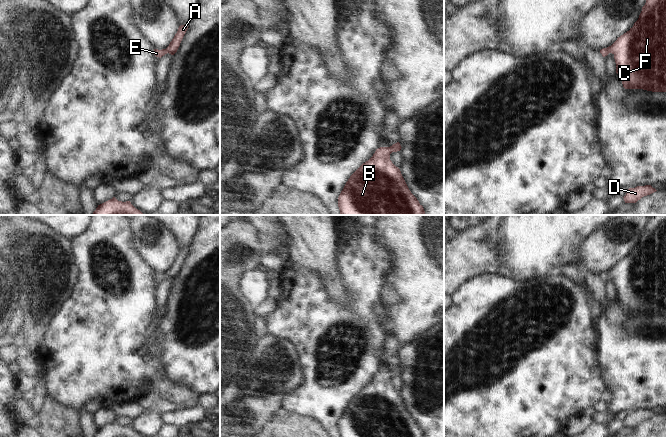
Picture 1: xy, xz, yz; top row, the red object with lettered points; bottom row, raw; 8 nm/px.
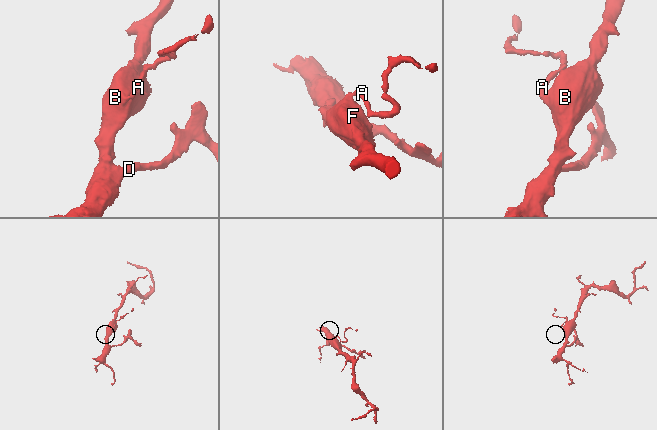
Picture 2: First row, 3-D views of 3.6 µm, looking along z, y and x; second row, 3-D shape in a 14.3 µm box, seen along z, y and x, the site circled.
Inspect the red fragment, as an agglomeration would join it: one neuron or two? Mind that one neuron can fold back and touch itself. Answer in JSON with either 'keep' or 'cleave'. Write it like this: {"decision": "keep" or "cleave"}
{"decision": "keep"}

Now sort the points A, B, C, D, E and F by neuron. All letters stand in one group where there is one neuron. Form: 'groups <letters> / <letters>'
groups A B C D E F

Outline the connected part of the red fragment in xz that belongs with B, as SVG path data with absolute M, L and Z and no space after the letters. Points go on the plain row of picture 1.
M397 366L390 371L376 373L373 380L350 400L338 421L340 437L425 437L423 430L409 414L400 393L390 384L390 378L401 372Z

